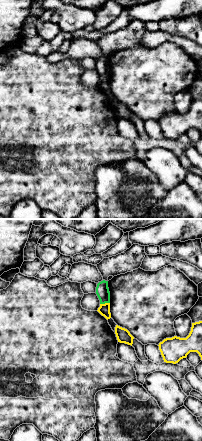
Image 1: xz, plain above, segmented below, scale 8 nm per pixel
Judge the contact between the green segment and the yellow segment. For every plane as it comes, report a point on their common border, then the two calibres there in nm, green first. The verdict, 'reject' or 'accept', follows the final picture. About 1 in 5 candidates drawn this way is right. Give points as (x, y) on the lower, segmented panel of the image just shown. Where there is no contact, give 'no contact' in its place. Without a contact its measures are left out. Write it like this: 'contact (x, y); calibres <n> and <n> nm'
contact (104, 303); calibres 110 and 90 nm

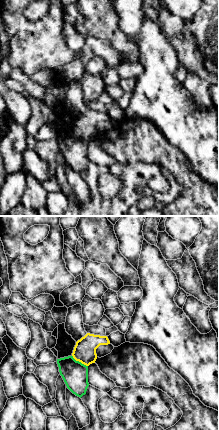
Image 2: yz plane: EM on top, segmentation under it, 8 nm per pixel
contact (78, 361); calibres 200 and 180 nm

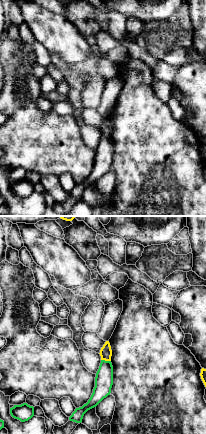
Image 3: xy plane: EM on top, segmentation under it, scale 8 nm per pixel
contact (106, 361); calibres 140 and 90 nm

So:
reject

